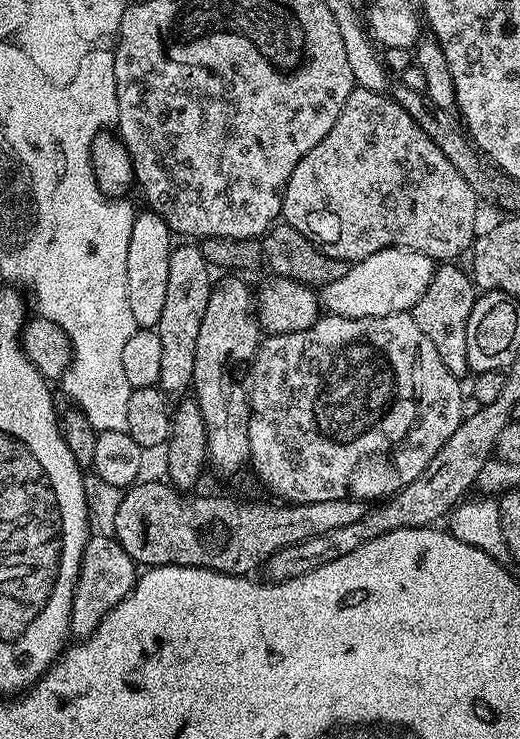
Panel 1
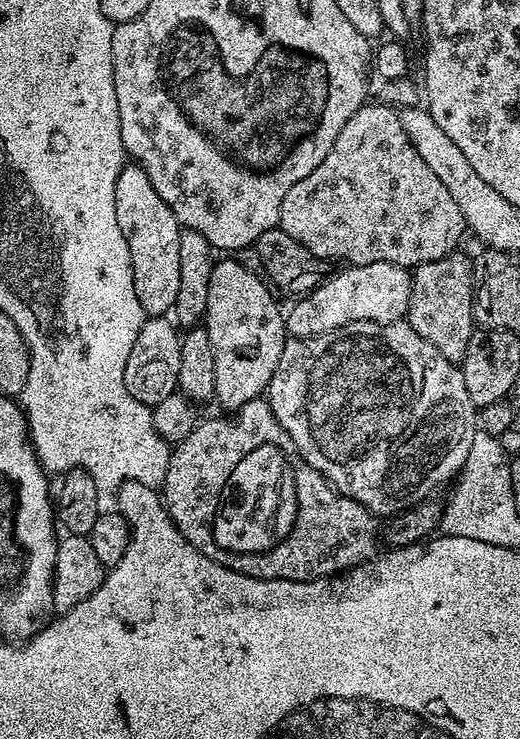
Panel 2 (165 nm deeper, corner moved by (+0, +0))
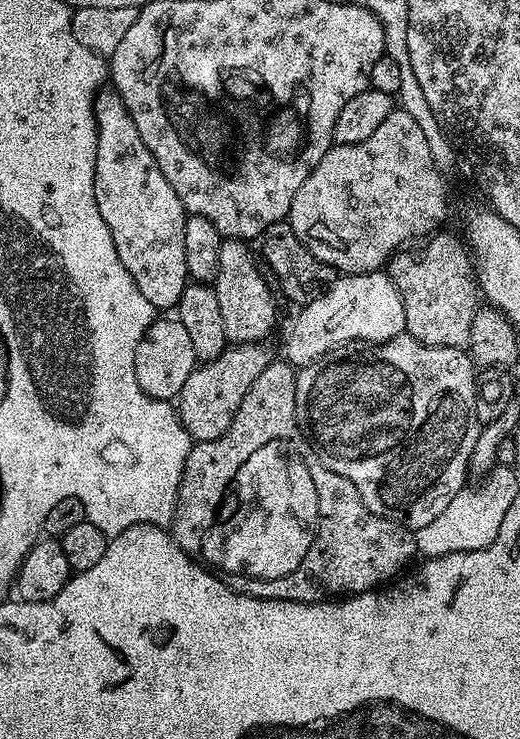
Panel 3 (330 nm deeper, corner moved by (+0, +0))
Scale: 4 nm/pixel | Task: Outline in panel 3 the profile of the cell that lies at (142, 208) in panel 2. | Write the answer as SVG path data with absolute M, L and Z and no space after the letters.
M115 90L101 91L95 106L98 150L94 166L94 196L98 202L98 214L102 214L114 238L118 258L122 258L122 266L130 270L130 278L134 278L138 290L142 290L143 296L156 309L175 309L182 298L182 290L190 283L186 266L184 204L178 198L178 194L174 194L174 186L166 182L166 174L158 170L154 154L150 154L146 142L142 142L142 134L138 134L138 126L134 126L134 118L130 118L130 110L126 110L120 95Z

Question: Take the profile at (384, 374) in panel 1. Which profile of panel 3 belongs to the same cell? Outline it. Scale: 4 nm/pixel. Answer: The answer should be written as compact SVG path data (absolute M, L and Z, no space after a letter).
M407 334L383 340L380 344L367 342L353 342L337 346L312 364L299 369L296 374L296 416L300 420L300 429L304 431L312 448L320 455L322 462L330 470L342 474L358 490L362 502L374 514L387 516L403 522L407 527L415 530L427 526L450 506L450 498L458 494L465 487L464 475L469 475L468 459L472 456L474 442L478 442L481 430L480 420L476 417L476 389L478 387L477 369L472 363L472 357L463 348L439 348L418 342L413 336Z

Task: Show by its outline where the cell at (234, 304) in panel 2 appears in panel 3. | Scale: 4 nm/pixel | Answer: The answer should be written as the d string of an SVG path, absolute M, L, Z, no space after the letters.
M224 238L218 250L218 274L214 287L218 294L218 307L222 309L222 322L226 325L226 334L232 344L259 344L267 341L267 336L276 324L276 300L264 281L265 273L257 257L254 252L252 257L248 248L251 248L249 241Z

